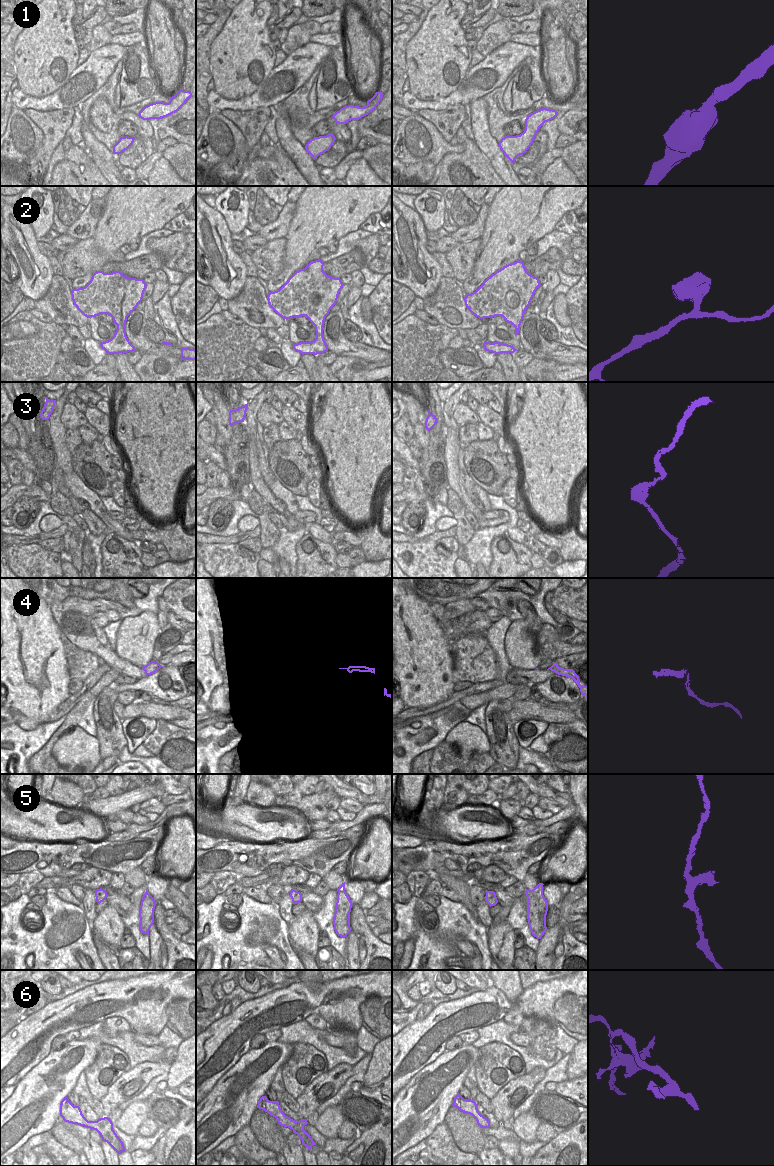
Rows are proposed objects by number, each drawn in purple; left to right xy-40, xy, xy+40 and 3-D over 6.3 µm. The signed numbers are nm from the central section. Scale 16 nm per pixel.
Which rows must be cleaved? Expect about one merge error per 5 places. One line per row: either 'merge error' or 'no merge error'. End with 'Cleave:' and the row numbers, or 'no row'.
1: no merge error
2: no merge error
3: no merge error
4: no merge error
5: no merge error
6: no merge error
Cleave: no row

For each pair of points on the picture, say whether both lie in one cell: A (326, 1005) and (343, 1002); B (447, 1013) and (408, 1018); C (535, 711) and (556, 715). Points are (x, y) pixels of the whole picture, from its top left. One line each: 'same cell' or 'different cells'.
A: same cell
B: different cells
C: same cell

